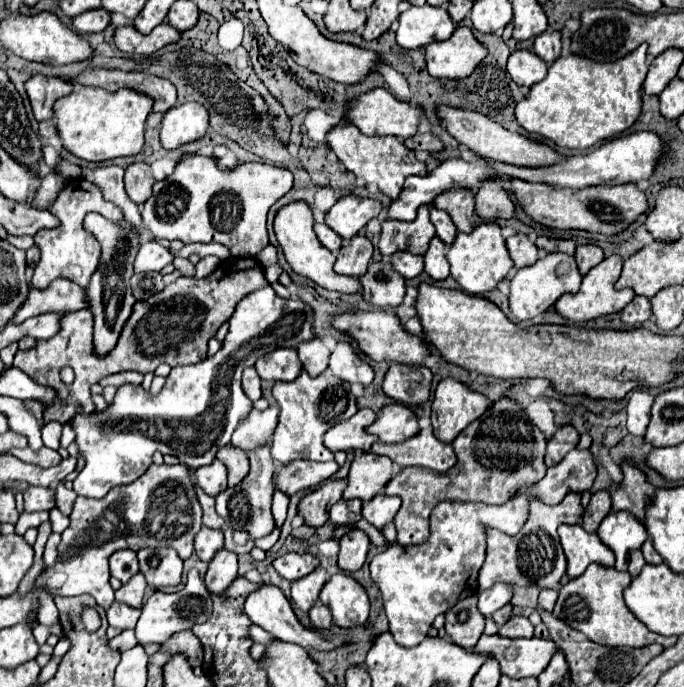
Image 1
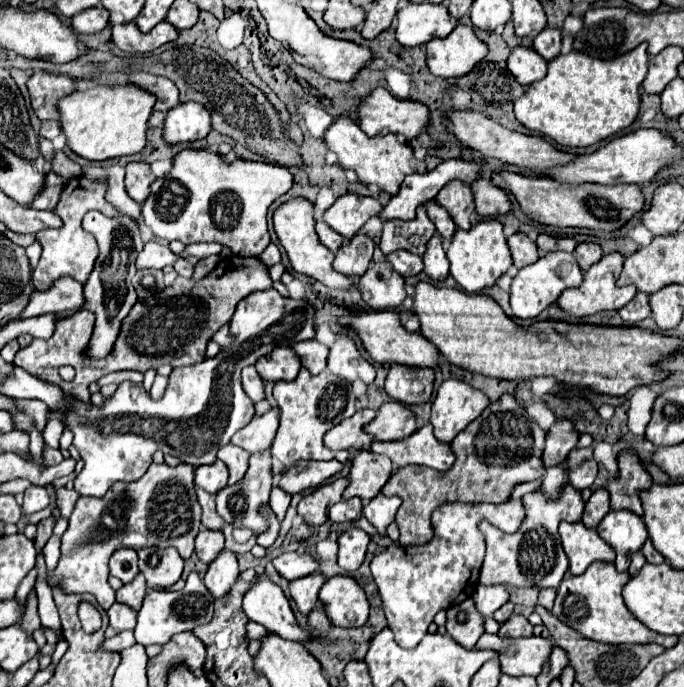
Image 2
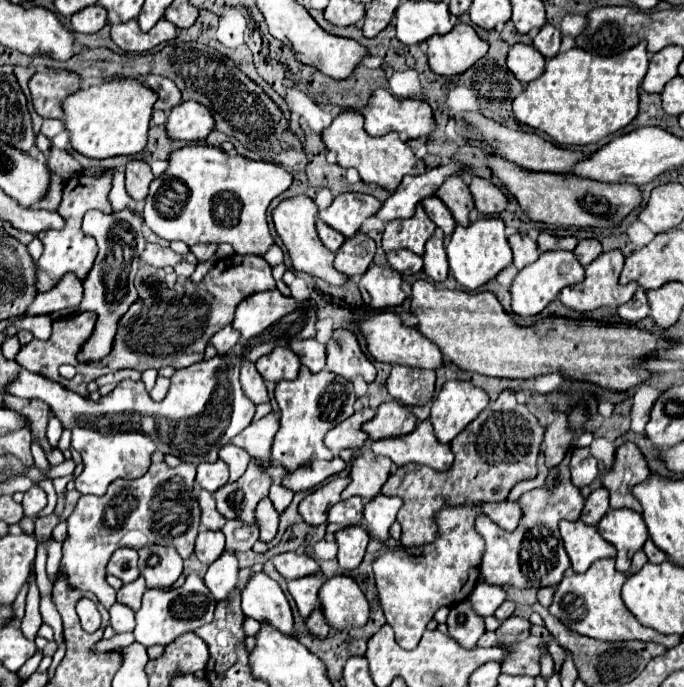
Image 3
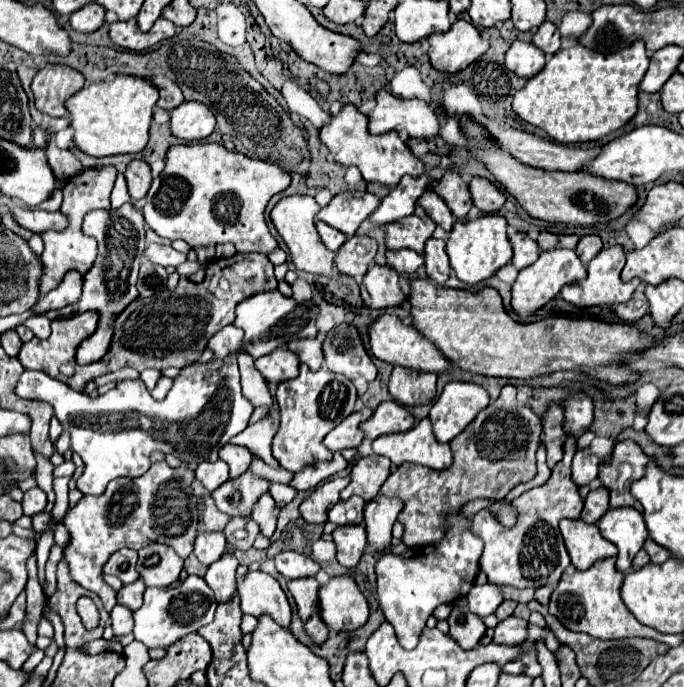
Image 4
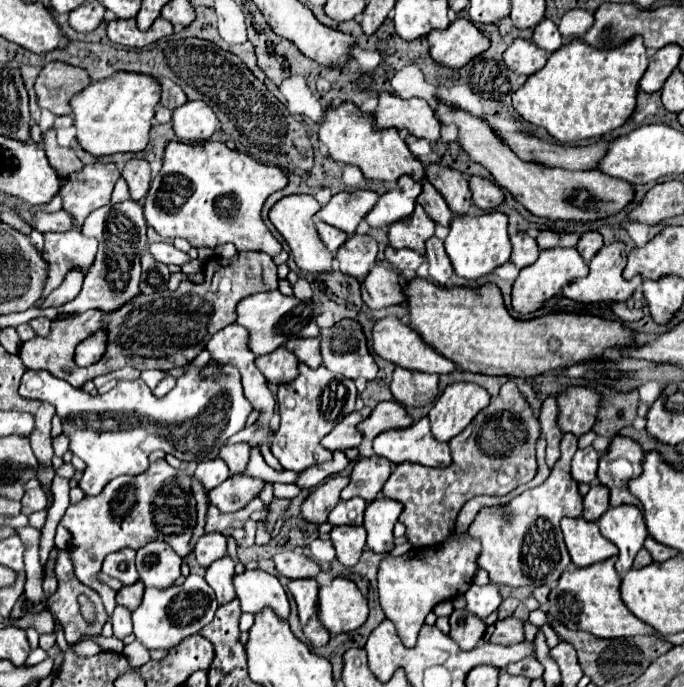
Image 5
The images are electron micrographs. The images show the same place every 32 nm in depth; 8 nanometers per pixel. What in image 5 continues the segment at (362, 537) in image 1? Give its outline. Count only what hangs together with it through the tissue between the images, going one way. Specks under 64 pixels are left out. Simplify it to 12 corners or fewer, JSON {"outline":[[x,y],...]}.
{"outline":[[364,526],[330,532],[336,558],[354,566],[366,546]]}

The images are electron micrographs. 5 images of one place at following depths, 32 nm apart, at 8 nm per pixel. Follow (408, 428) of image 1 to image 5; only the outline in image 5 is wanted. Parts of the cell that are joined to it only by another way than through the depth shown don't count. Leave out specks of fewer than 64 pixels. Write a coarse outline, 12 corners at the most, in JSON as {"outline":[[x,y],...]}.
{"outline":[[394,400],[380,402],[358,424],[364,438],[412,426],[412,416]]}

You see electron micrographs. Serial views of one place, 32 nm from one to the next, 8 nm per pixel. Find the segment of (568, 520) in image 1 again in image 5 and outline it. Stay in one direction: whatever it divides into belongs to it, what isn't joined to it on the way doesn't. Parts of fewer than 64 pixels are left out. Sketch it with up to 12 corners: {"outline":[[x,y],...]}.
{"outline":[[564,434],[550,478],[506,512],[482,508],[468,532],[494,584],[558,582],[560,532],[582,514]]}

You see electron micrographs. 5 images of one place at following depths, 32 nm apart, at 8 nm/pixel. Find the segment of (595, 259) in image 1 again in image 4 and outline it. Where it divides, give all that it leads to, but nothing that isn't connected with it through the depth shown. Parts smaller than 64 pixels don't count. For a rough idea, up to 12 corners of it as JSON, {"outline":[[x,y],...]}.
{"outline":[[584,236],[576,252],[588,264],[600,250],[598,236]]}

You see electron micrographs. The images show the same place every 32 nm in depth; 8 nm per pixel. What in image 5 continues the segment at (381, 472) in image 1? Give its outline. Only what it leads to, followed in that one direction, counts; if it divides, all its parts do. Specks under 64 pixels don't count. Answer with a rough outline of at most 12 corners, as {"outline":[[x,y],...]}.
{"outline":[[382,456],[358,460],[342,500],[380,494],[392,464]]}

